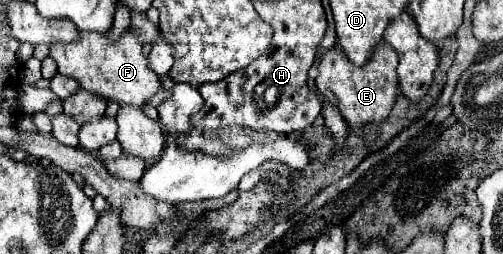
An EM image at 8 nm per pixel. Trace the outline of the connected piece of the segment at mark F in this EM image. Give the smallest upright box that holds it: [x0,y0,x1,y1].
[50,27,162,107]

